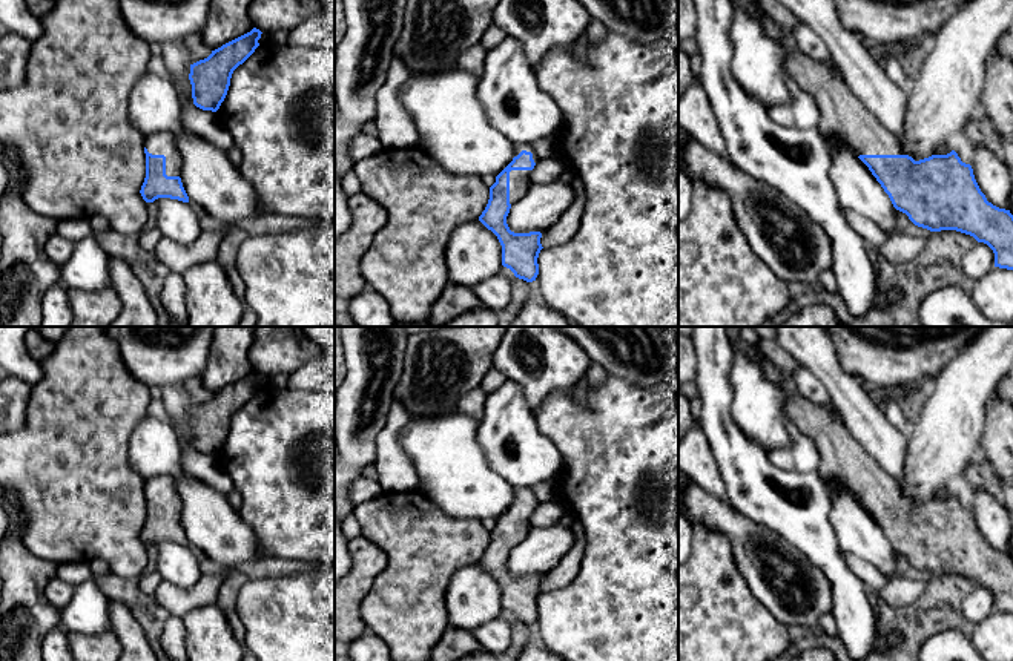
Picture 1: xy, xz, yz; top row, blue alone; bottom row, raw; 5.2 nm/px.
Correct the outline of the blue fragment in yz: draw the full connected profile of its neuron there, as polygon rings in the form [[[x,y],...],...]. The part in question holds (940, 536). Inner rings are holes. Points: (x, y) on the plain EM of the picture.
[[[728,327],[732,350],[746,351],[758,360],[764,374],[786,391],[784,411],[787,419],[813,439],[820,451],[818,474],[821,478],[836,482],[853,494],[889,538],[893,551],[906,557],[915,569],[930,575],[956,574],[970,578],[993,594],[995,610],[1013,613],[1013,558],[1010,554],[987,544],[975,523],[972,509],[962,506],[955,494],[919,505],[906,498],[899,483],[855,440],[840,416],[804,397],[797,388],[794,374],[781,371],[769,359],[747,348],[740,342],[738,333],[740,327]]]

